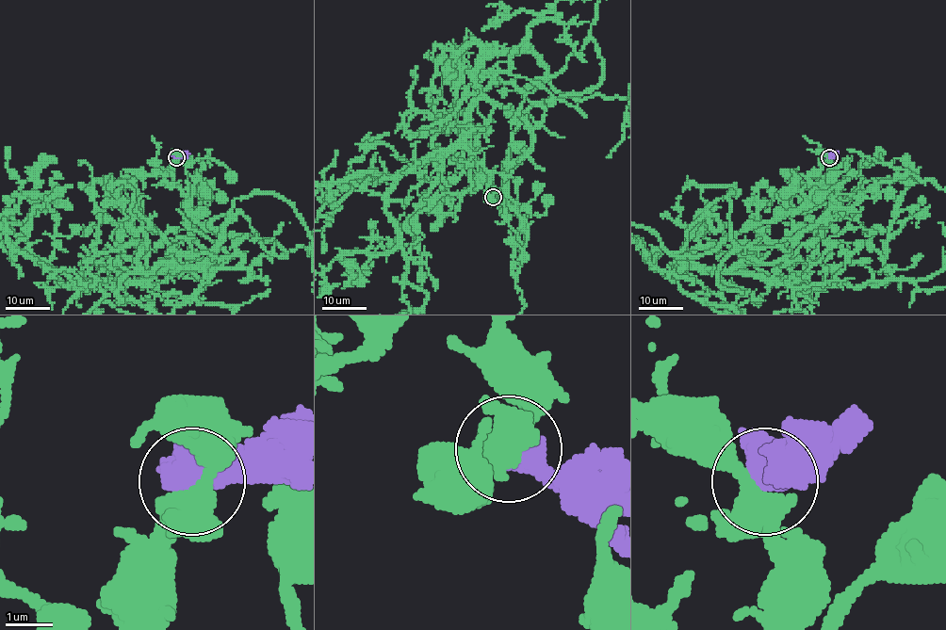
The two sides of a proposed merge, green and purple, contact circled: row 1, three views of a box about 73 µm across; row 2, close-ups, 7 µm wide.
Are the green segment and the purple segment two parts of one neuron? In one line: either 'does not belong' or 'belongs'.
does not belong

